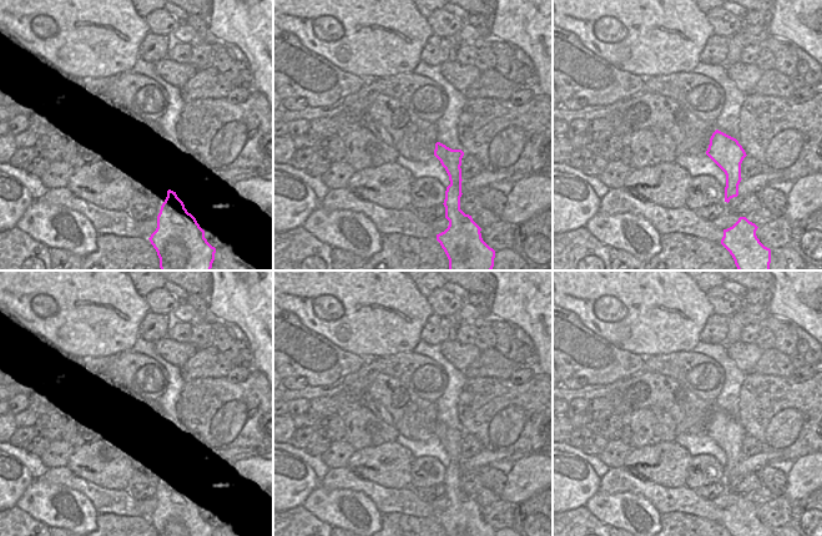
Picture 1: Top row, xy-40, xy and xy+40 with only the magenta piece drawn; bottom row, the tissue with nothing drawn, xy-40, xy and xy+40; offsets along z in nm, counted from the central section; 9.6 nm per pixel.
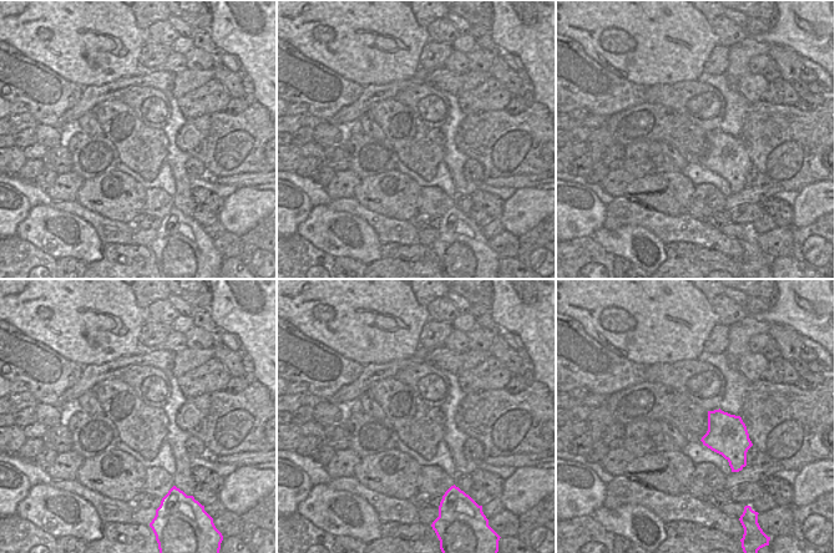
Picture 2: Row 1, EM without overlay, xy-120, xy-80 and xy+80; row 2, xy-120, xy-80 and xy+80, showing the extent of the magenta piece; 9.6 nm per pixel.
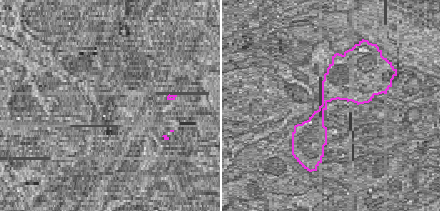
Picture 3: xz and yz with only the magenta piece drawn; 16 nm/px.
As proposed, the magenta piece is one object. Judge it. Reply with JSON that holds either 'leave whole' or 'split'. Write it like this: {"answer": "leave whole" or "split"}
{"answer": "leave whole"}

